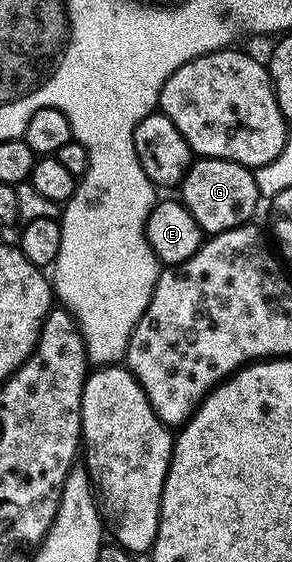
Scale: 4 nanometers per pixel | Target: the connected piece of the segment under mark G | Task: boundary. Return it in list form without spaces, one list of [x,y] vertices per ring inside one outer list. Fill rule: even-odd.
[[[196,158],[178,185],[178,196],[200,229],[206,234],[215,234],[247,224],[255,217],[252,215],[260,204],[259,187],[257,173],[238,162]]]

